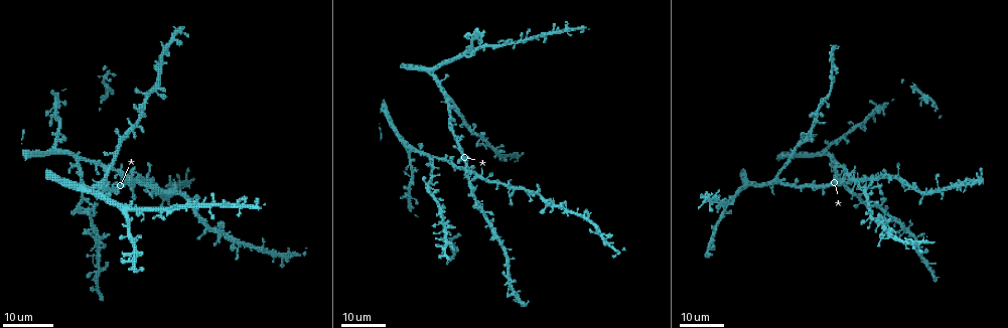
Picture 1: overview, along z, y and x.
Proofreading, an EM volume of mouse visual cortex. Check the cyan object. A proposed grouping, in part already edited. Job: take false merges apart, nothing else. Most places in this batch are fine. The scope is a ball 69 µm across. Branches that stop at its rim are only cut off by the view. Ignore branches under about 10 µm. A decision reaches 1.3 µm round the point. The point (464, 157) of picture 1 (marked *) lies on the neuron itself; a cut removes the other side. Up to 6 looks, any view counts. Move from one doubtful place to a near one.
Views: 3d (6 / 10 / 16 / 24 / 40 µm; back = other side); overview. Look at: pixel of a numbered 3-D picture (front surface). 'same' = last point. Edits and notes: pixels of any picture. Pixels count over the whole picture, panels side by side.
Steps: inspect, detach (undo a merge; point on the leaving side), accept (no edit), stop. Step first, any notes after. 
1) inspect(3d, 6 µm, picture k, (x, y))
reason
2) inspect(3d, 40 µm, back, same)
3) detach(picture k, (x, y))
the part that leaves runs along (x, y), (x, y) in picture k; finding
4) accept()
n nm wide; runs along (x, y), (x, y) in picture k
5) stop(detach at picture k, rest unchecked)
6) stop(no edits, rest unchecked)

inspect(3d, 16 µm, picture 1, (473, 181))

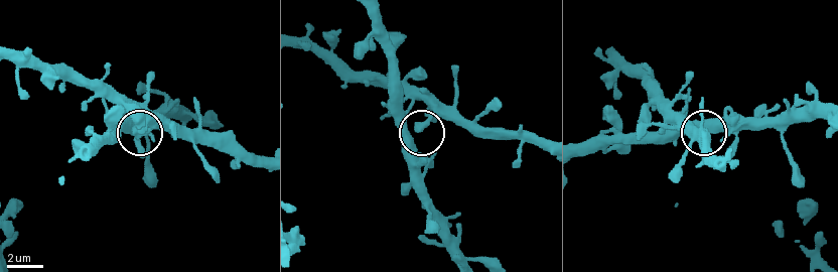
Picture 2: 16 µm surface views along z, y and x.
inspect(3d, 6 µm, picture 2, (134, 132))
closer look

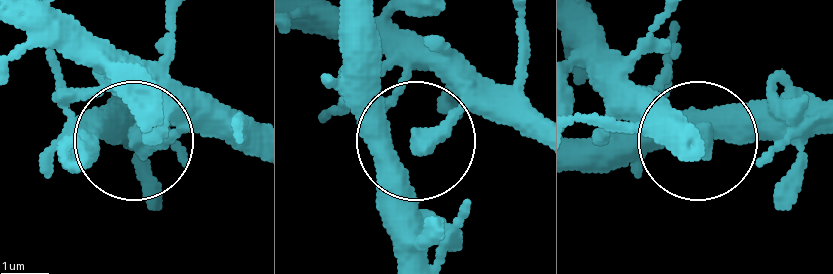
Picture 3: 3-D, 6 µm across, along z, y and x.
accept()
3 arms; continuous, no second neuron

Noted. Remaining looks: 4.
inspect(3d, 16 µm, picture 1, (499, 182))
three-way junction

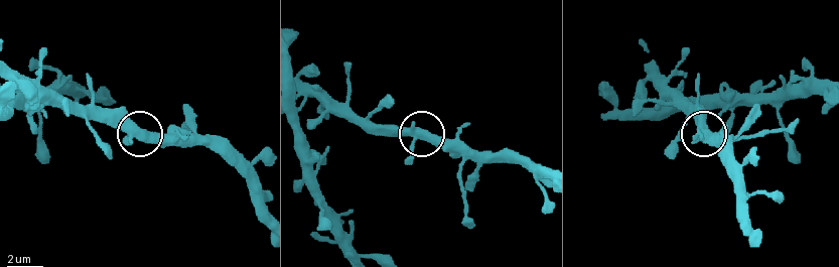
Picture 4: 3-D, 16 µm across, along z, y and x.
inspect(3d, 6 µm, picture 4, (144, 130))

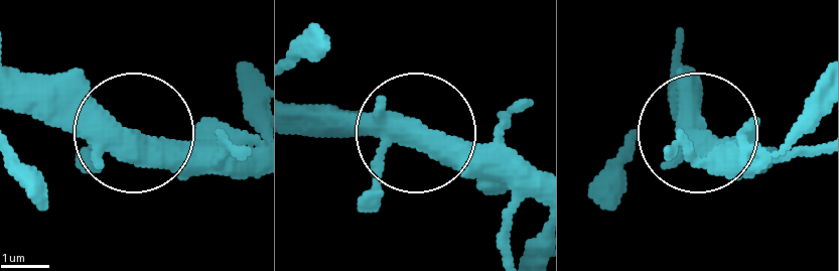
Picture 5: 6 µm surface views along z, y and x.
accept()
400 nm wide; runs along (669, 95), (712, 139), (748, 139) in picture 5; continuous, no second neuron

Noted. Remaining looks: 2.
stop(no edits, rest unchecked)

